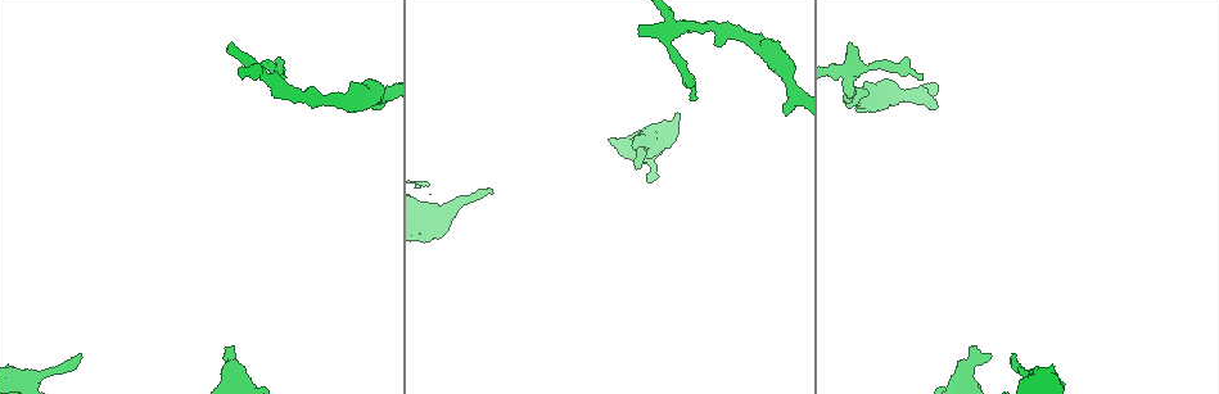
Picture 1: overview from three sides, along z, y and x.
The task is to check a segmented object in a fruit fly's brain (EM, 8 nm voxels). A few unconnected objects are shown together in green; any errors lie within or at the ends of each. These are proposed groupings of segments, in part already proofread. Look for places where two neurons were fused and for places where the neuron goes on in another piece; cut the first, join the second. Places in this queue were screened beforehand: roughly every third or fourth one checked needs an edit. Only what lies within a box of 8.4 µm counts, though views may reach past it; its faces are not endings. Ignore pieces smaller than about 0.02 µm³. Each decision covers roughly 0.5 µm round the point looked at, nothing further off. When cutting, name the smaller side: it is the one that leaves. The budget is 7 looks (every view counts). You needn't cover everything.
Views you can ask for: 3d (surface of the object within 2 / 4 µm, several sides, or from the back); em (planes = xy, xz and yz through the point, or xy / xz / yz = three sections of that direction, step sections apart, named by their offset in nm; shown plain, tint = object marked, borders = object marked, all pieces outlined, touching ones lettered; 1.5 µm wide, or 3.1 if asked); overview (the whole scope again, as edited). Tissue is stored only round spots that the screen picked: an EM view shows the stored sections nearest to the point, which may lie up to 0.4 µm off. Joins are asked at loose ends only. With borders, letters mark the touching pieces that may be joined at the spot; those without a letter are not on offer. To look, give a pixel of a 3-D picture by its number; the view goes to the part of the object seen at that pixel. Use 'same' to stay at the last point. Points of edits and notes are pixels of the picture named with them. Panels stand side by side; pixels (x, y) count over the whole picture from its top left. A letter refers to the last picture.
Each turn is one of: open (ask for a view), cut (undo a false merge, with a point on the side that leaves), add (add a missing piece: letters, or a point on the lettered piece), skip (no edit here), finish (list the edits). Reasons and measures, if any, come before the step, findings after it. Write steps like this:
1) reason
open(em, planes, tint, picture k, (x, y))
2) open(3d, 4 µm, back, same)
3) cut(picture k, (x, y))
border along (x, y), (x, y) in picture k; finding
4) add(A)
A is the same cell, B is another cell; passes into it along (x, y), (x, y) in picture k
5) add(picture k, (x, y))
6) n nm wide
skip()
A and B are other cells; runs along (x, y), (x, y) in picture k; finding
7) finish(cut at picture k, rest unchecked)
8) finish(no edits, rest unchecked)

an open end
open(em, xz, step 8, tint, picture 1, (491, 192))

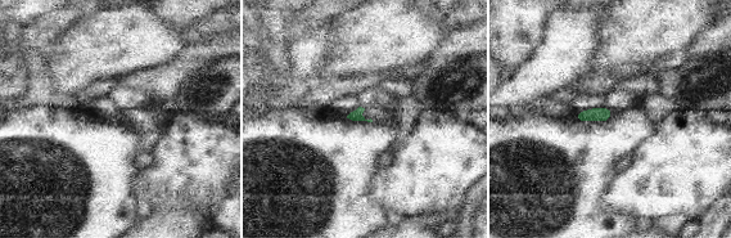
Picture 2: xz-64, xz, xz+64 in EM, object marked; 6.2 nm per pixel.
open(em, planes, tint, same)

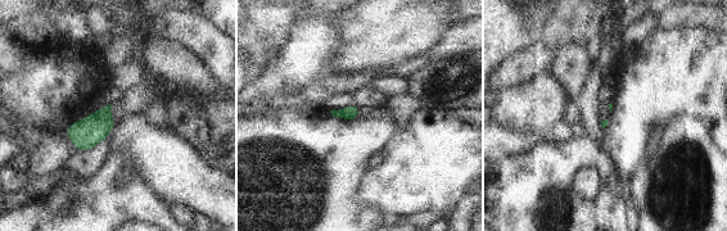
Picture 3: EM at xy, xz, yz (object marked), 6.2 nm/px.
see the neighbours
open(em, planes, borders, same)

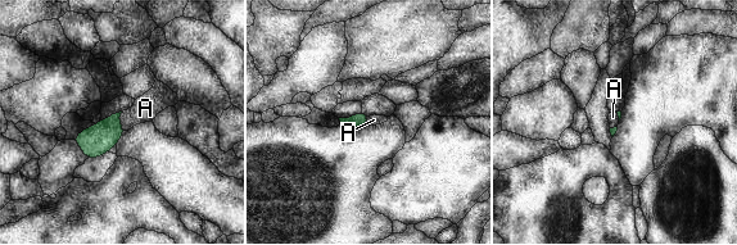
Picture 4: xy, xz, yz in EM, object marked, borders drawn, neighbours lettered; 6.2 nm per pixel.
A touches over 120 nm
add(A)
A is the same cell; passes into it along (103, 136), (120, 121), (145, 108) in picture 4; it goes on there

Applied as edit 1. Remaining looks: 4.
an open end
open(em, planes, borders, picture 1, (226, 358))

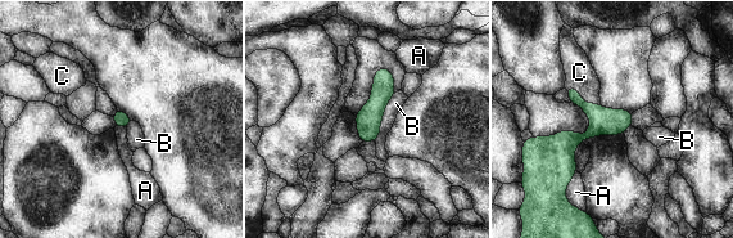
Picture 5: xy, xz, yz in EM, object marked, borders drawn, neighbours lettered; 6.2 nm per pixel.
add(C)
C is the same cell, A and B are other cells; the neuron continues

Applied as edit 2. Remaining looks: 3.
free end
open(3d, 4 µm, picture 1, (848, 43))

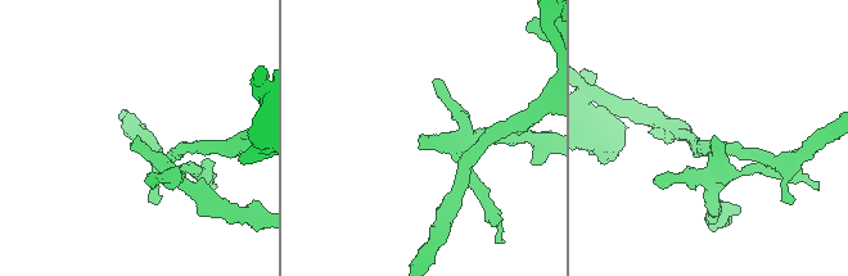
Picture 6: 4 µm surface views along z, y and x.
open(em, planes, borders, picture 6, (138, 139))

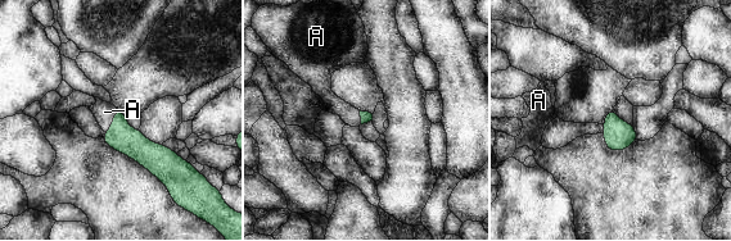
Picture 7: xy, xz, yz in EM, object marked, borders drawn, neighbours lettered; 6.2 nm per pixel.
add(A)
A is the same cell; passes into it along (121, 136), (112, 121), (104, 112) in picture 7; the neuron continues

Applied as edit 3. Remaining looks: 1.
finish(add at picture 4, add at picture 5, add at picture 7, rest unchecked)

